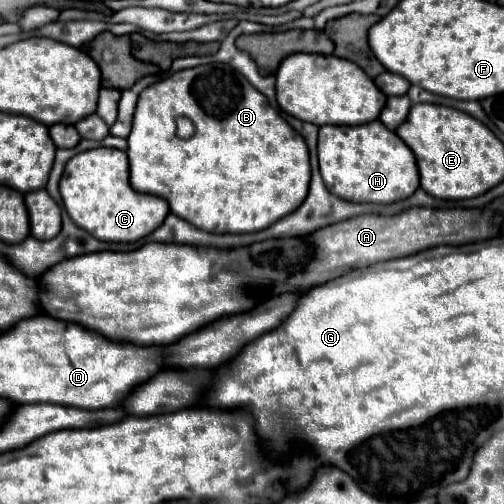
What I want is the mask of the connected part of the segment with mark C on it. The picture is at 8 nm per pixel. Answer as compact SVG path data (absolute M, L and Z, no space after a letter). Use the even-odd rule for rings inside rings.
M91 149L77 153L65 165L59 183L63 207L75 225L83 227L99 241L129 243L153 233L167 217L167 201L155 195L137 193L129 185L127 153L119 149Z

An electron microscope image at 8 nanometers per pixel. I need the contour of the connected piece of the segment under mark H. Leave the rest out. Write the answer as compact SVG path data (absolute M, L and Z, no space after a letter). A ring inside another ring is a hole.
M379 121L357 127L325 125L319 129L317 149L323 183L339 199L389 205L411 197L419 187L413 151L393 131L385 131Z

